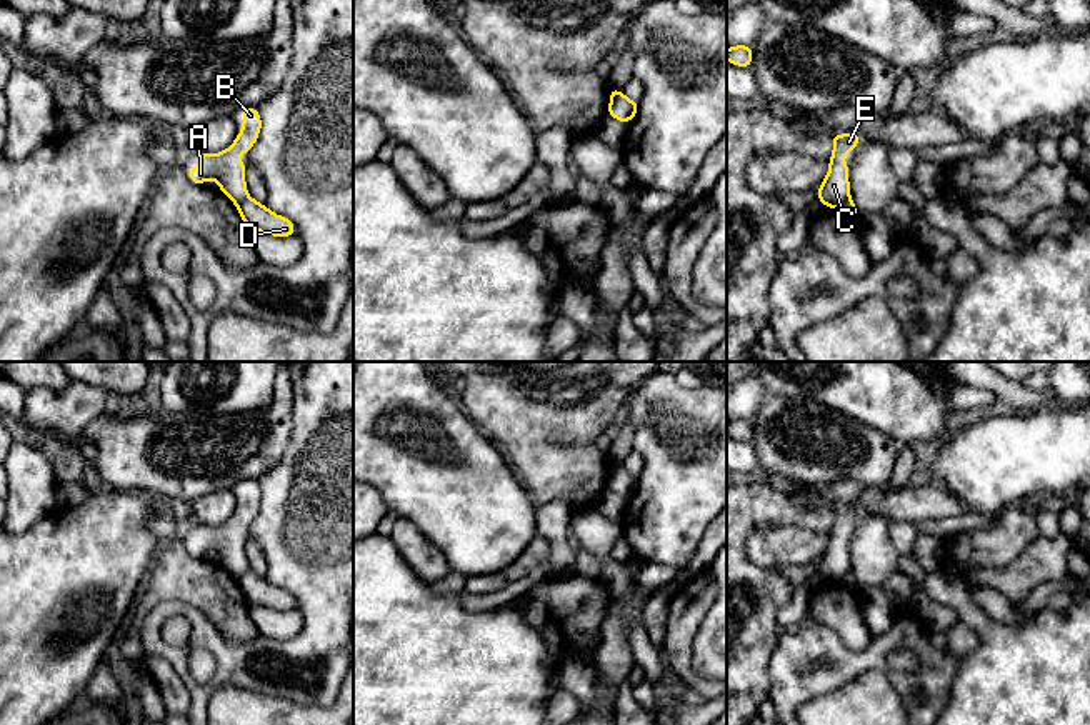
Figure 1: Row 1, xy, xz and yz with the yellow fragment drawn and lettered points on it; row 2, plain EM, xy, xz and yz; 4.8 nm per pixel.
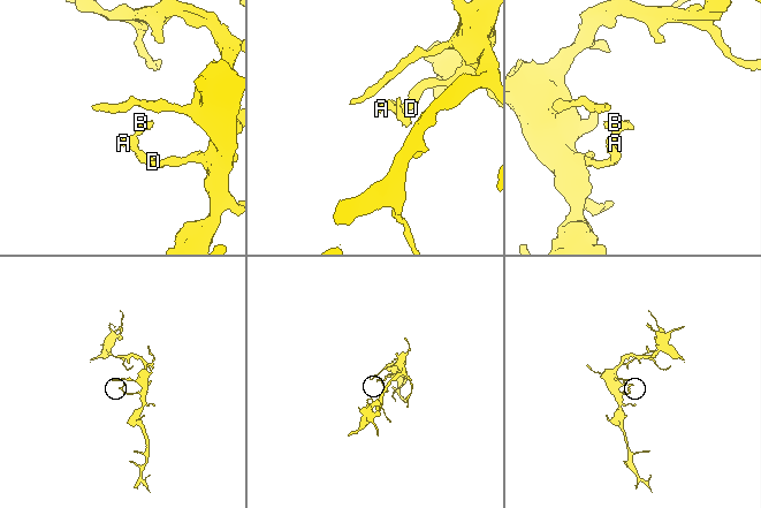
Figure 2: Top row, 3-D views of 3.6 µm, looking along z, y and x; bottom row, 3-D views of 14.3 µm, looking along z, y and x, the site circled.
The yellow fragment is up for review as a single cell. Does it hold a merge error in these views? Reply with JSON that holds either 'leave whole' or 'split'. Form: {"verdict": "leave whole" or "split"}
{"verdict": "split"}

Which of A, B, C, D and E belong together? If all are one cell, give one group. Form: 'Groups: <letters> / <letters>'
Groups: A B C E / D

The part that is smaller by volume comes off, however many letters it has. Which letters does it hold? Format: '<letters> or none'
A, B, C, E

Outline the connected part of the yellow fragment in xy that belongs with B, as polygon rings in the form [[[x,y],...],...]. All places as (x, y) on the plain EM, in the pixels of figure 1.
[[[243,480],[243,498],[235,515],[223,525],[198,527],[198,540],[188,543],[187,550],[197,558],[203,558],[207,553],[215,552],[218,562],[235,577],[242,577],[247,572],[245,543],[247,537],[238,533],[240,527],[252,523],[262,503],[262,490],[252,480]]]

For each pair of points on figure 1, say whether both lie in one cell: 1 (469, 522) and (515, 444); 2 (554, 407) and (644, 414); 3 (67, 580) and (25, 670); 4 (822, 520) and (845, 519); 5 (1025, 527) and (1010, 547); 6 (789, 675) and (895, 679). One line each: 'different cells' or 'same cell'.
1: different cells
2: different cells
3: same cell
4: different cells
5: same cell
6: same cell

